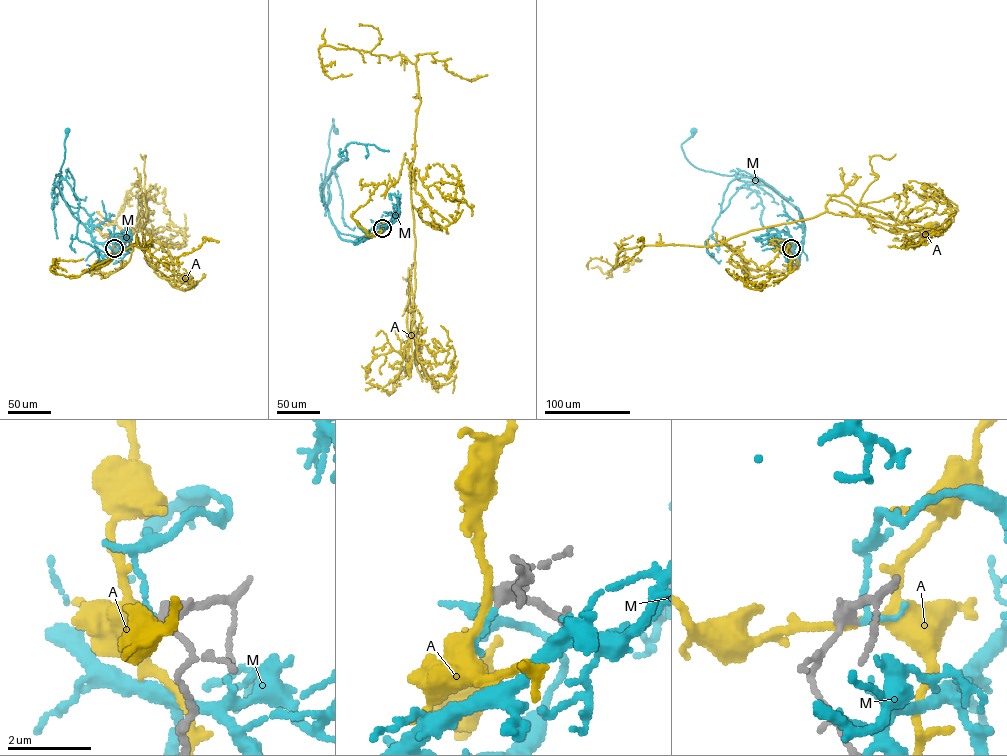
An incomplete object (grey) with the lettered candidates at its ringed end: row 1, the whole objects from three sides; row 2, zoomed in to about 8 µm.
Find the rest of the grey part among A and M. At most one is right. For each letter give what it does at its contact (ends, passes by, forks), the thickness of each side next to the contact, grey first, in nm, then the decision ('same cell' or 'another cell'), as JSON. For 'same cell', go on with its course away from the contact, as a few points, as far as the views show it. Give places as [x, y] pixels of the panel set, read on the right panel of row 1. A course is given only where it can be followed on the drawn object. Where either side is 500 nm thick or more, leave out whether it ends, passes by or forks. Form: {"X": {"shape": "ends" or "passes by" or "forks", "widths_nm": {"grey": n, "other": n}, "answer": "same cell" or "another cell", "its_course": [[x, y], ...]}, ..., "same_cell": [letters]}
{"A": {"shape": "passes by", "widths_nm": {"grey": 280, "other": 200}, "answer": "another cell"}, "M": {"shape": "passes by", "widths_nm": {"grey": 280, "other": 100}, "answer": "another cell"}, "same_cell": []}

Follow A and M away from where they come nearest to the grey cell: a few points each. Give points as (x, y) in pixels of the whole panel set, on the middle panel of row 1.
A: (382, 228), (366, 236), (351, 215), (379, 184), (388, 188), (397, 181), (406, 159), (415, 240), (410, 368)
M: (382, 229), (382, 232), (363, 241), (353, 242), (342, 239), (332, 222), (322, 195), (333, 119), (335, 131)

